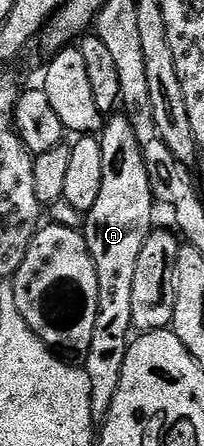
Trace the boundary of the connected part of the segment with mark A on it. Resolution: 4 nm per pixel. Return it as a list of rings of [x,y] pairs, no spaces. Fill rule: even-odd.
[[[115,112],[103,124],[100,156],[104,158],[100,196],[84,217],[84,236],[96,267],[96,327],[92,330],[92,344],[84,358],[88,383],[92,387],[95,419],[105,419],[109,415],[112,399],[116,399],[116,387],[120,387],[120,371],[124,371],[124,359],[132,340],[132,283],[136,279],[136,262],[156,225],[156,202],[148,183],[148,167],[144,167],[140,142],[136,140],[136,131],[132,131],[132,123],[128,123],[125,113]]]

